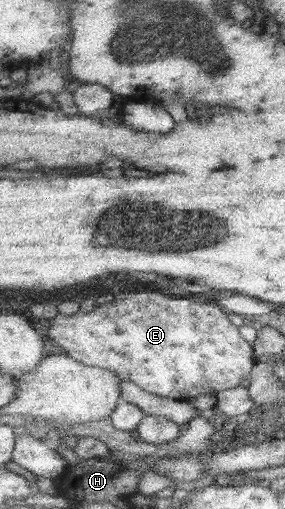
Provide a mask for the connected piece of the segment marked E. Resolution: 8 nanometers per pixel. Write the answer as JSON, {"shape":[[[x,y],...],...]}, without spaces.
{"shape":[[[151,284],[151,292],[121,294],[113,304],[99,306],[99,308],[95,308],[95,312],[89,312],[89,314],[79,312],[79,314],[75,314],[75,316],[57,316],[50,324],[48,336],[60,345],[66,351],[66,354],[71,355],[80,363],[86,364],[87,366],[96,366],[102,369],[112,370],[119,378],[135,382],[135,384],[141,386],[143,390],[151,392],[152,394],[157,394],[164,398],[191,402],[195,400],[197,396],[209,394],[217,397],[219,392],[225,392],[225,390],[241,386],[243,381],[250,376],[251,371],[257,363],[257,352],[255,351],[254,345],[249,344],[249,342],[241,336],[239,327],[237,328],[237,326],[231,322],[230,316],[231,314],[223,311],[219,306],[211,306],[209,302],[201,302],[197,296],[171,298],[171,296],[161,294],[161,290],[157,288],[157,284]]]}

